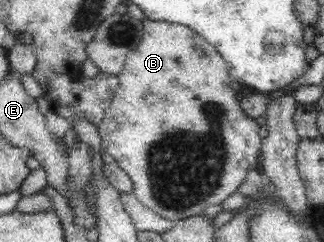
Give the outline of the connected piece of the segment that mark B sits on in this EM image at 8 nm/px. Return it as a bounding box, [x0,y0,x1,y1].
[96,19,263,221]

